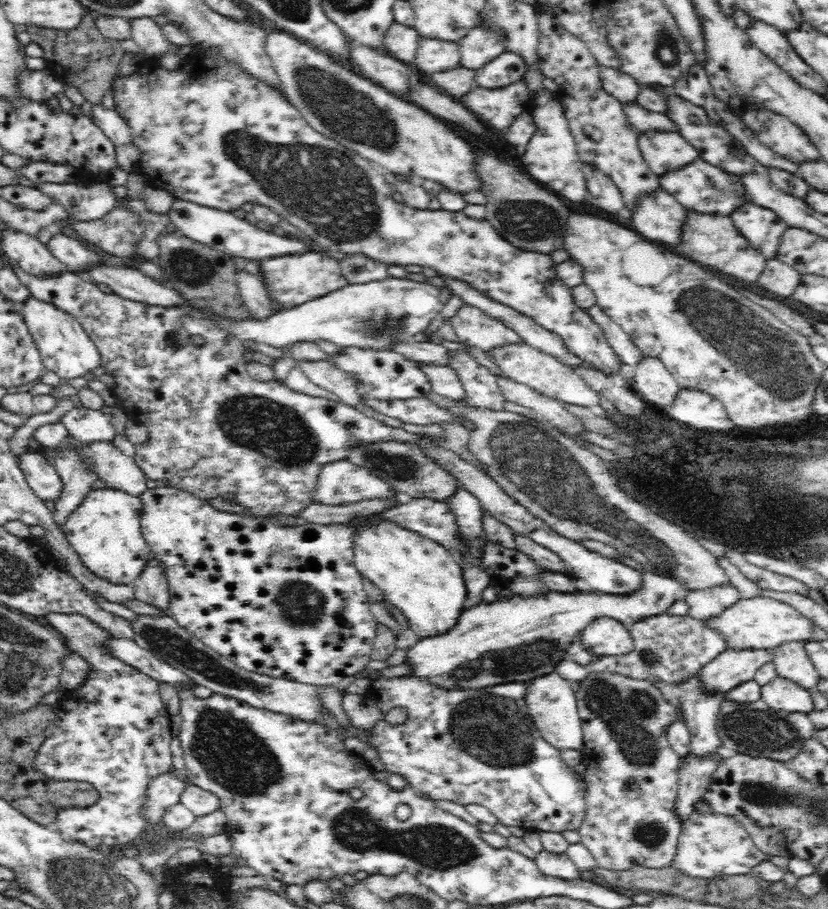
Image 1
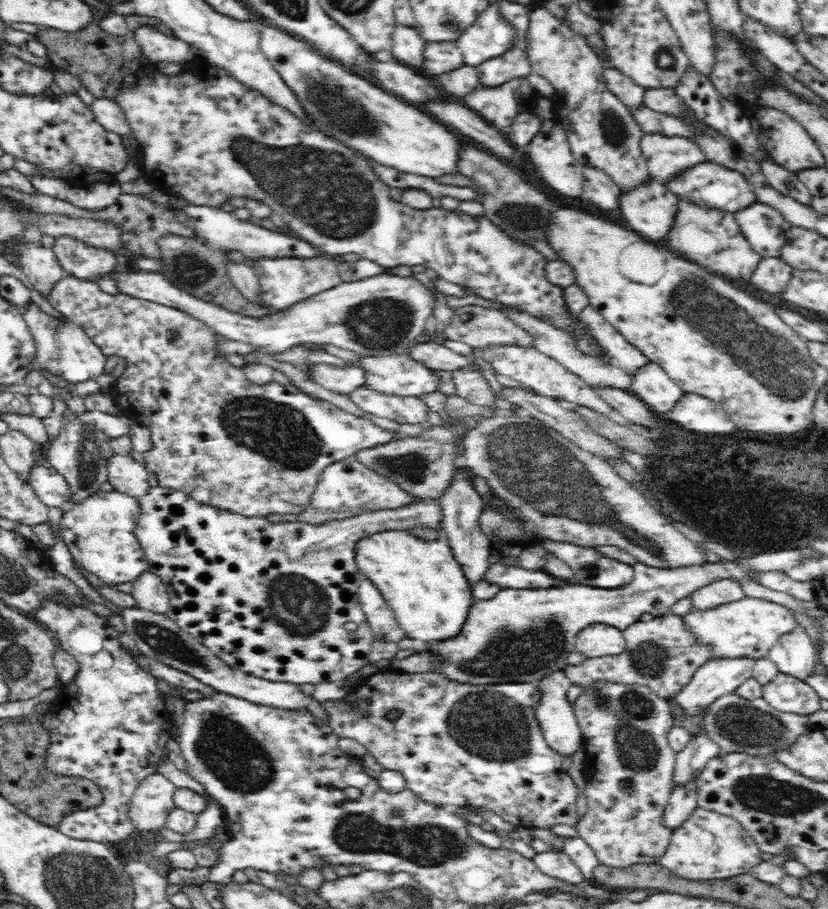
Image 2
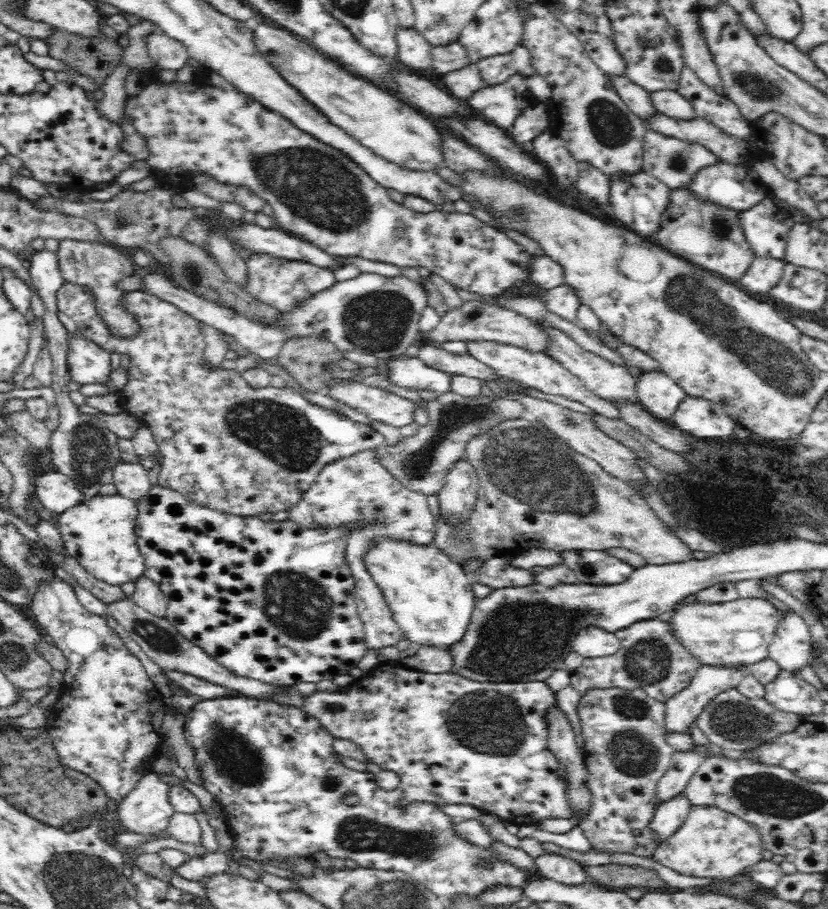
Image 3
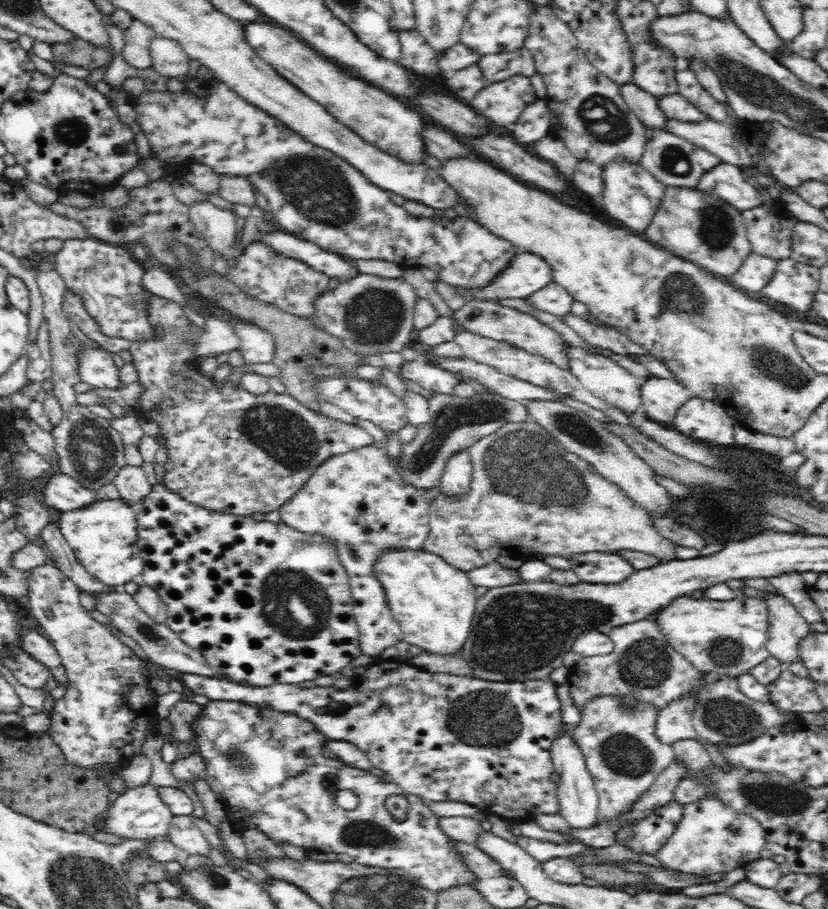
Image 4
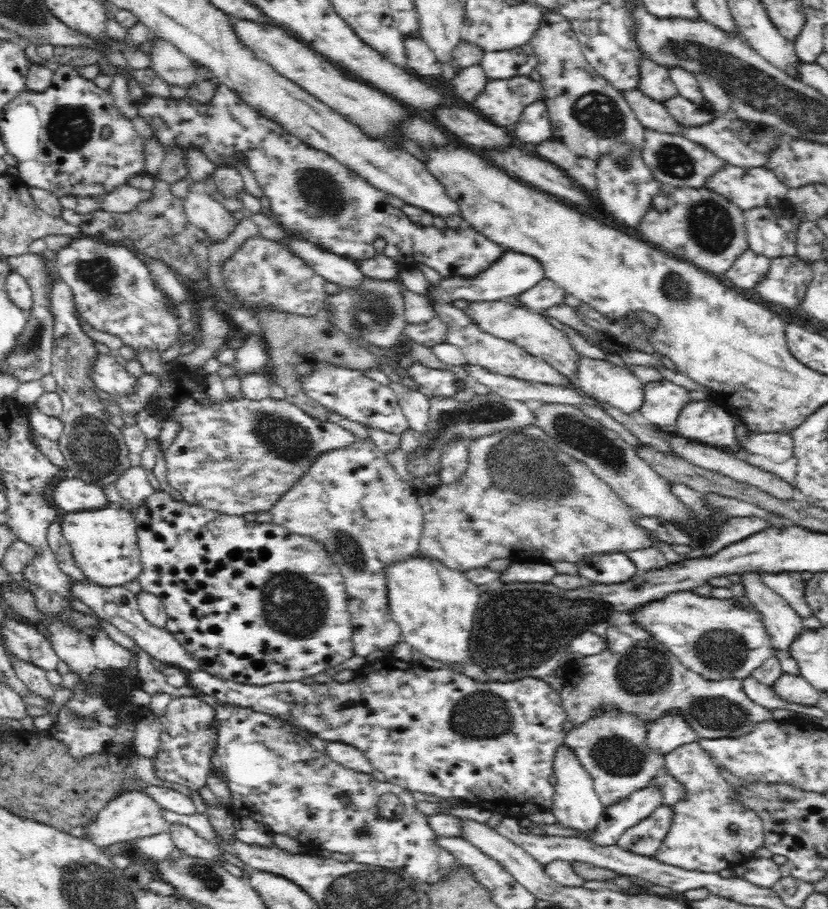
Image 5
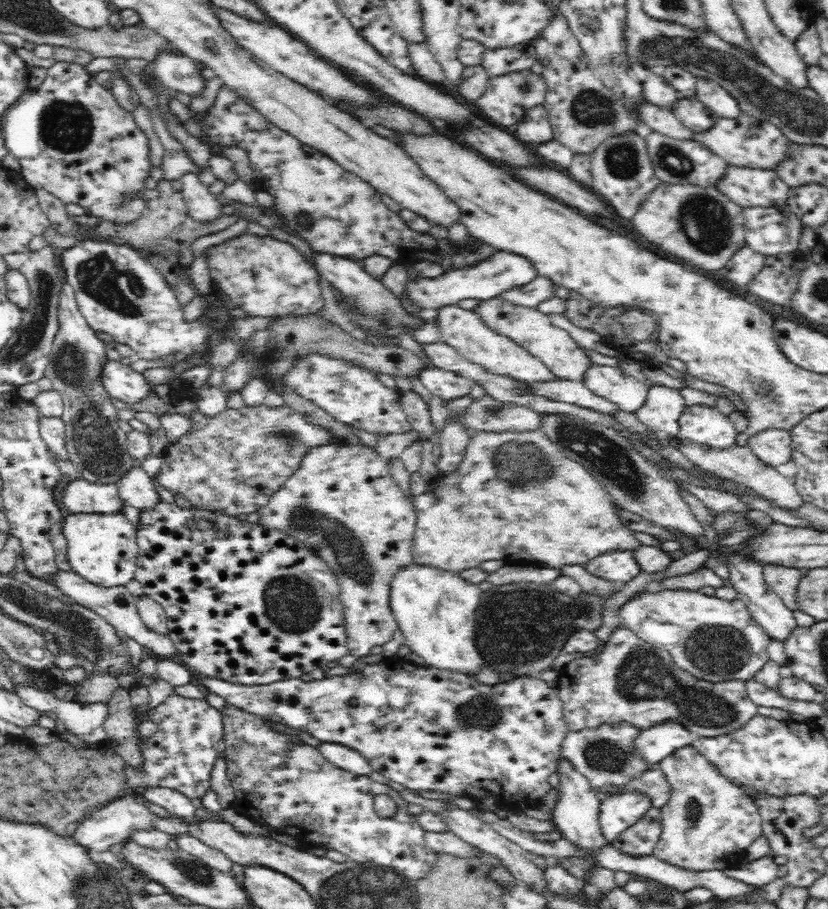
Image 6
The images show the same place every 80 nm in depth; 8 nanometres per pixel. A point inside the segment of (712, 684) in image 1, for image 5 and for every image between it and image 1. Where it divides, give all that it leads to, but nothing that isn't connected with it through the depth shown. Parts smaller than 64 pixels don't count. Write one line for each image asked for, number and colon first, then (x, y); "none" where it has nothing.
2: (722, 676)
3: (680, 711)
4: (673, 724)
5: (665, 735)

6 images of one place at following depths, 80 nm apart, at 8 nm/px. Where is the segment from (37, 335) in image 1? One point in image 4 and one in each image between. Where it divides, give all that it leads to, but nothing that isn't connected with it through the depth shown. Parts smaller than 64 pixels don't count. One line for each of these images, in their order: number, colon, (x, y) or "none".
2: (63, 348)
3: (90, 364)
4: (98, 369)

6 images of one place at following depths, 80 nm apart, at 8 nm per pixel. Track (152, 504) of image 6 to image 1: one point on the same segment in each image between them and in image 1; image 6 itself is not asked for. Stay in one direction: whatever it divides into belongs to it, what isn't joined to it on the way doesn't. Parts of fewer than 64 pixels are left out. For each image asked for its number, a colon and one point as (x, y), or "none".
1: (118, 471)
2: (127, 476)
3: (131, 479)
4: (132, 482)
5: (133, 485)

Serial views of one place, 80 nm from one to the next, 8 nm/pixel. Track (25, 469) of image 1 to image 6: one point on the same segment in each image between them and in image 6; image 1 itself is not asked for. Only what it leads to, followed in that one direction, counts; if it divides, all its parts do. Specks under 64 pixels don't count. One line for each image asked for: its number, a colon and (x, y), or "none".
2: (51, 488)
3: (56, 492)
4: (63, 493)
5: (72, 495)
6: (79, 496)

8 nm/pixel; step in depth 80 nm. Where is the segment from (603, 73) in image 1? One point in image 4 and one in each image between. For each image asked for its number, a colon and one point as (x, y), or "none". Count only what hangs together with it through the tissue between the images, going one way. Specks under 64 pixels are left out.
2: (632, 95)
3: (638, 100)
4: (645, 106)

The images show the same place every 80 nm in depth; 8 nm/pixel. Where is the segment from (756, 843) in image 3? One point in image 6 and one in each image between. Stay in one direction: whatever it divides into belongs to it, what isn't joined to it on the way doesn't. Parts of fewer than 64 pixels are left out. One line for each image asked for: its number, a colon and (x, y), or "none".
4: (712, 837)
5: (711, 829)
6: (708, 823)

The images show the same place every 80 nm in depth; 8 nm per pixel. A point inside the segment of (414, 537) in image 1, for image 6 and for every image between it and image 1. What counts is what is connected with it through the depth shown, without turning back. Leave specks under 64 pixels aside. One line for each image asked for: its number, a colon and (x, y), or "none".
2: (422, 582)
3: (432, 600)
4: (434, 603)
5: (434, 606)
6: (436, 610)

